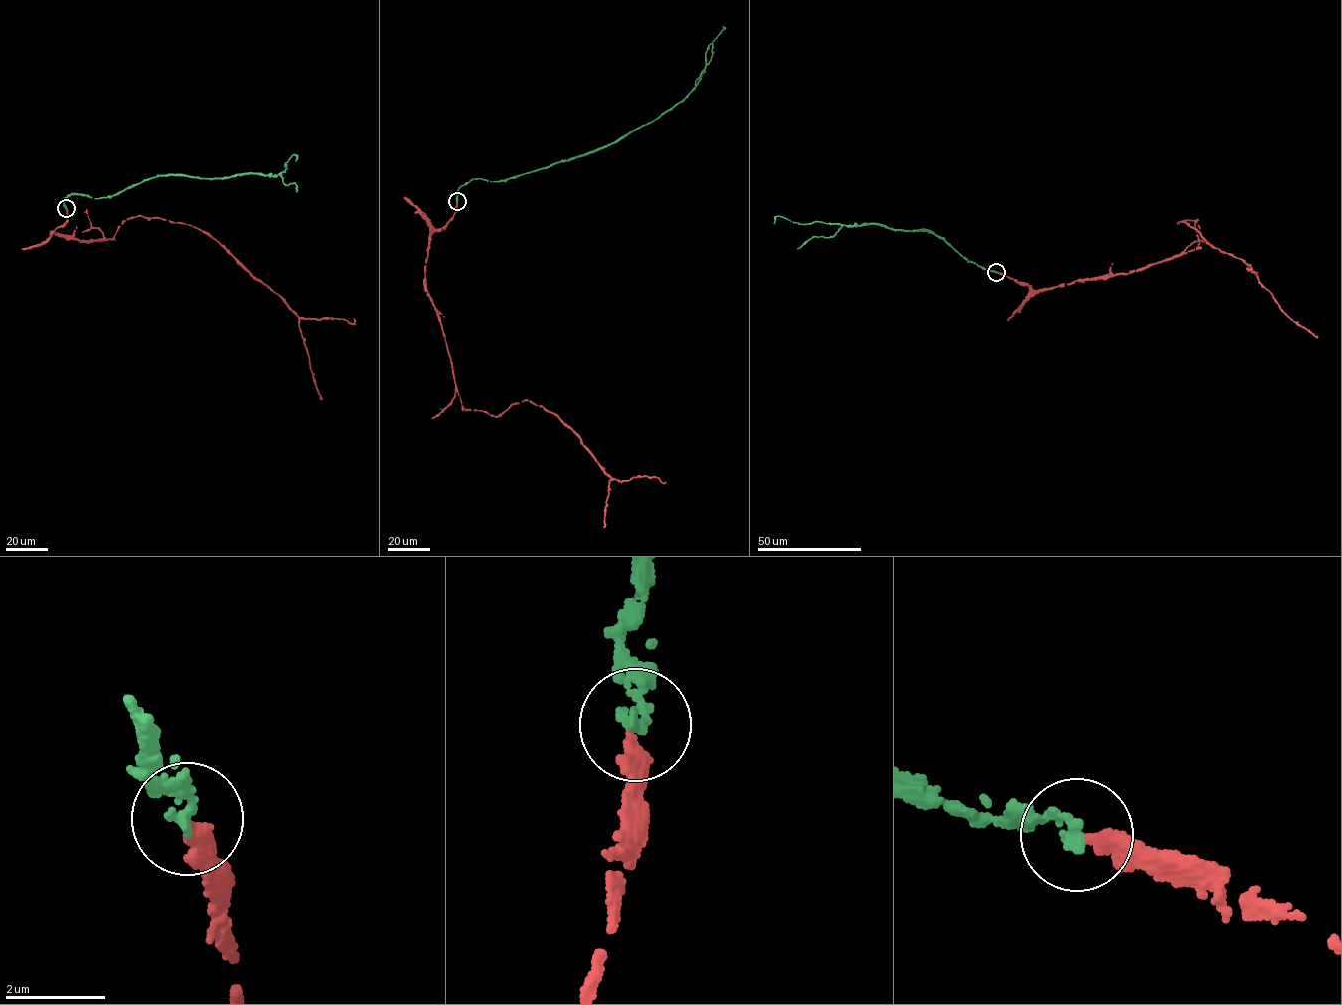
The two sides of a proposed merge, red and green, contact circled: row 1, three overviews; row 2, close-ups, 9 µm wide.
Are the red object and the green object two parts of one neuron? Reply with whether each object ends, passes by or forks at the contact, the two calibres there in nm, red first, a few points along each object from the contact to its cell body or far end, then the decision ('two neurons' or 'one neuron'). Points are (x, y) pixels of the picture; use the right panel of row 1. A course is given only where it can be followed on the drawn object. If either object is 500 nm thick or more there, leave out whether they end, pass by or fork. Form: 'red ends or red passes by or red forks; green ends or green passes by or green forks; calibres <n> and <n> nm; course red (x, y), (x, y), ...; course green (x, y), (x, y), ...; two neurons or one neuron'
red ends; green ends; calibres 280 and 220 nm; course red (996, 272), (1036, 290), (1131, 273), (1196, 249), (1197, 219), (1177, 223), (1240, 258), (1279, 307), (1317, 336); course green (996, 272), (969, 262), (924, 229), (907, 231), (873, 223), (803, 224), (779, 216), (774, 223); one neuron

